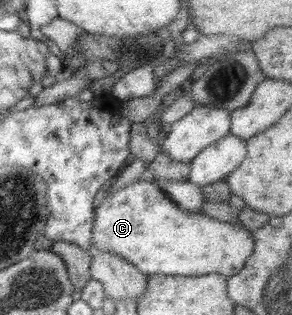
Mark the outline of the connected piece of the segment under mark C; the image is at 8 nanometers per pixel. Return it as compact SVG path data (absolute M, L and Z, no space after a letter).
M147 176L141 177L125 188L121 188L103 199L95 210L91 245L93 250L107 250L114 253L147 276L175 275L201 276L222 274L227 279L235 276L245 266L254 250L254 241L249 229L239 223L223 223L202 213L191 213L173 202L163 189Z

